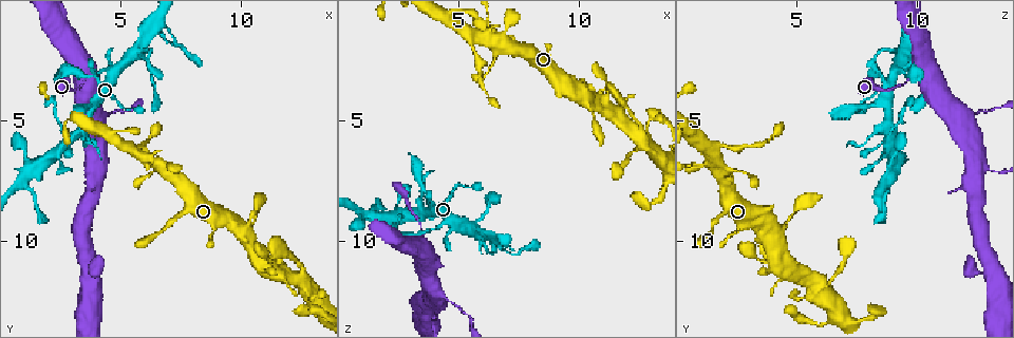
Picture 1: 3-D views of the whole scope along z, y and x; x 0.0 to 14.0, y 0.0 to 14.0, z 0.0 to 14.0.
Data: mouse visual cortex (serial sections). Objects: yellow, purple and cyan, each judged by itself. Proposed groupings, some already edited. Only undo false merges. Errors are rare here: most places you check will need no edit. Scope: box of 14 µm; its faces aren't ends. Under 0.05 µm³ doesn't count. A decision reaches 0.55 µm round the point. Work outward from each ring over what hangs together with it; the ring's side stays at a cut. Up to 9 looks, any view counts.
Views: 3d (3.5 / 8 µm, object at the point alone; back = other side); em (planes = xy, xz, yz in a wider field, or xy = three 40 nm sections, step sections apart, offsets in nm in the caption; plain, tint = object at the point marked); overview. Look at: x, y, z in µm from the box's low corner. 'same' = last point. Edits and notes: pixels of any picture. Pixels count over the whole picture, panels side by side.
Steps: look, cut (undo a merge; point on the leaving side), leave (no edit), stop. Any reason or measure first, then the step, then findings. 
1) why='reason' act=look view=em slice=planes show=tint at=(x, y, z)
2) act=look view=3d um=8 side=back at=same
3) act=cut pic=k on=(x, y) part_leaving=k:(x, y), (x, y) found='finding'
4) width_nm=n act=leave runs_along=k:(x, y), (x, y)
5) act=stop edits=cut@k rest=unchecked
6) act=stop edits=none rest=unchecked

act=look view=3d um=8 at=(4.0, 3.5, 10.9)

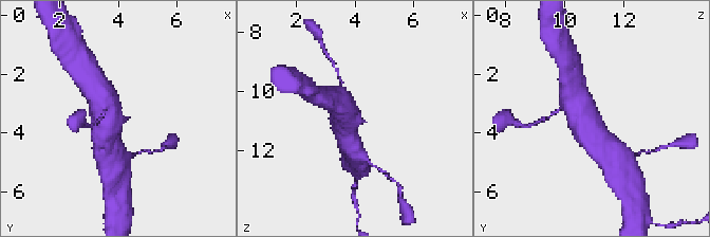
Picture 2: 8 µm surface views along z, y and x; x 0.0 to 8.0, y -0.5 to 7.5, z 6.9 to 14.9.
why='closer look' act=look view=3d um=3.5 at=(4.1, 3.6, 11.0)

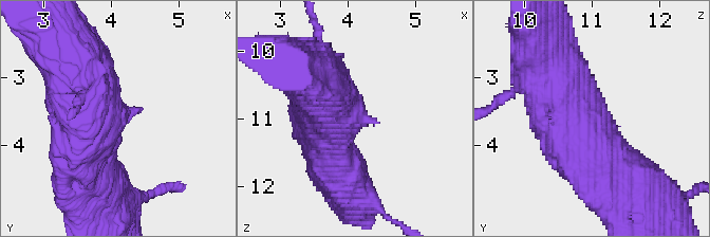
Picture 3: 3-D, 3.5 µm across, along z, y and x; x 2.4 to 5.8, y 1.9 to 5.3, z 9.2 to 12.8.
why='shape alone is not enough' act=look view=em slice=xy step=2 show=tint at=(4.00, 3.55, 10.90)

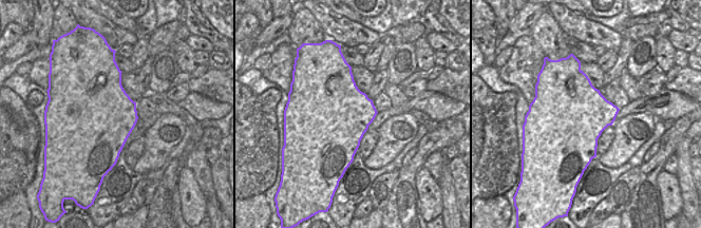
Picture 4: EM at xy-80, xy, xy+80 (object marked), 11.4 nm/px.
width_nm=850 act=leave runs_along=3:(313, 71), (322, 101), (377, 122) found='all the same cell'

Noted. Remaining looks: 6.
why='thin arm on a thick one' act=look view=3d um=3.5 at=(2.5, 5.4, 9.0)

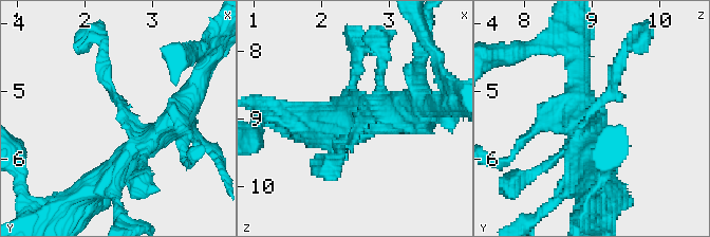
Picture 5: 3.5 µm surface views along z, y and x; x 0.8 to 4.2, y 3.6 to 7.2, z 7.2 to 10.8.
arms=4 arm_widths_nm=150,150,350,400 why='now the EM' act=look view=em slice=xy step=3 show=plain at=(2.60, 5.35, 9.00)

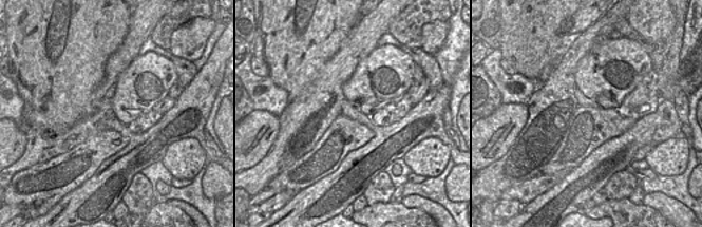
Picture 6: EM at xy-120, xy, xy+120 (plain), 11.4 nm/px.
why='with the object marked' act=look view=em slice=xy step=3 show=tint at=same

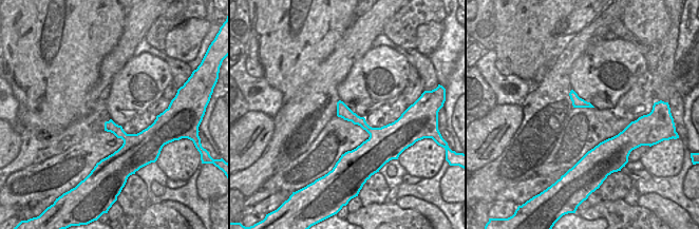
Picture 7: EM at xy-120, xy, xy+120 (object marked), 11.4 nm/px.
act=leave runs_along=7:(392, 126), (366, 151), (341, 161) found='one cell here'

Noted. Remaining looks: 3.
why='arms run side by side' act=look view=3d um=3.5 at=(6.6, 6.8, 1.7)

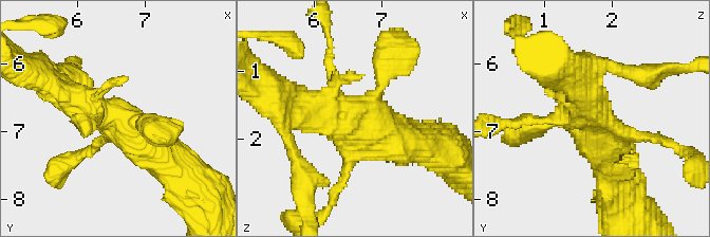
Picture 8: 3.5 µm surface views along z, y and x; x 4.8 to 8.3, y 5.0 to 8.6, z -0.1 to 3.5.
act=look view=em slice=xy step=3 show=tint at=(6.60, 6.85, 1.75)

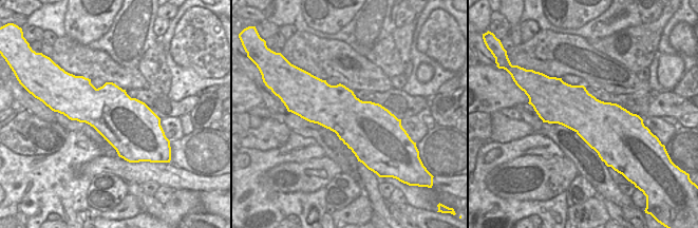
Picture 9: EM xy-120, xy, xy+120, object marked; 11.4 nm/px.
act=leave runs_along=8:(186, 176), (134, 130), (72, 98) found='one cell here'

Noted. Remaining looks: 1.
act=stop edits=none rest=unchecked

